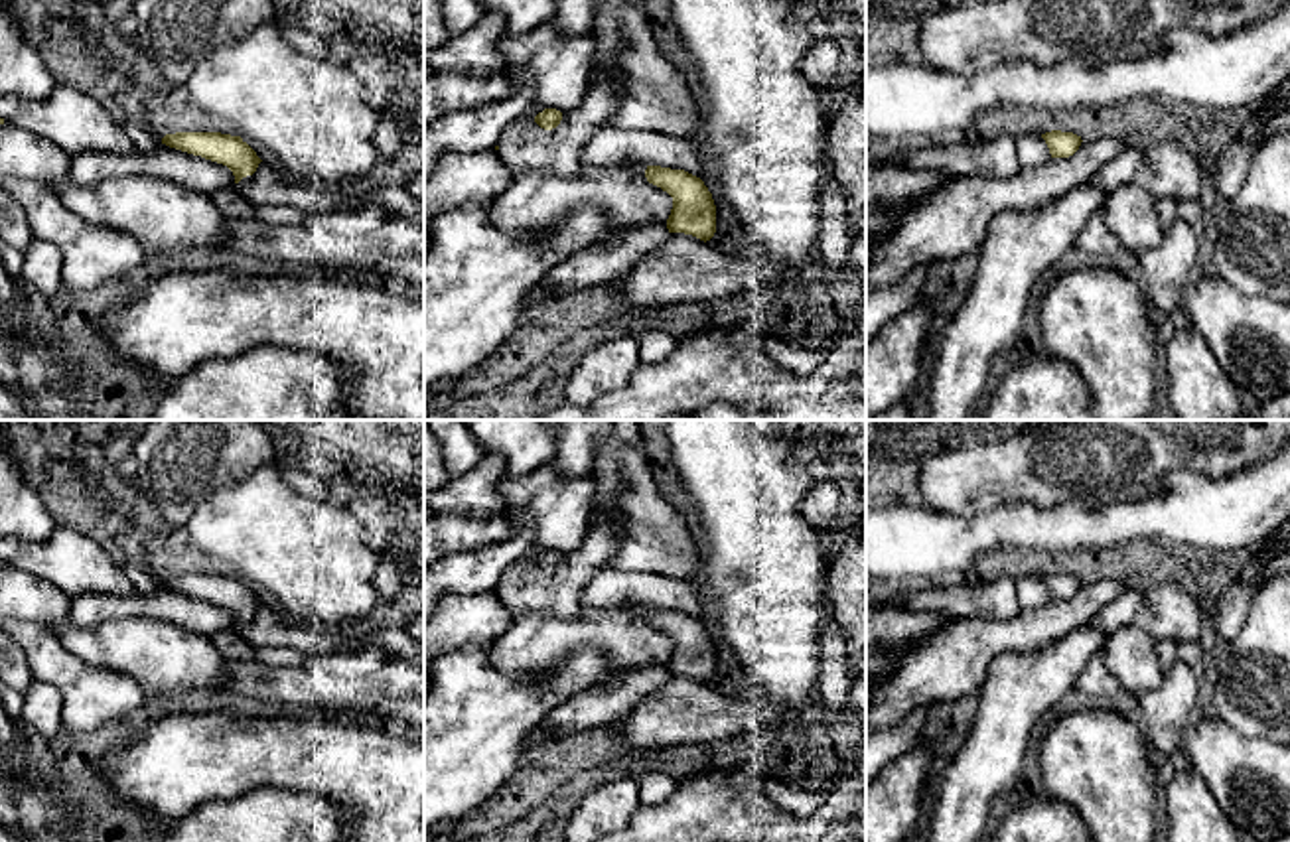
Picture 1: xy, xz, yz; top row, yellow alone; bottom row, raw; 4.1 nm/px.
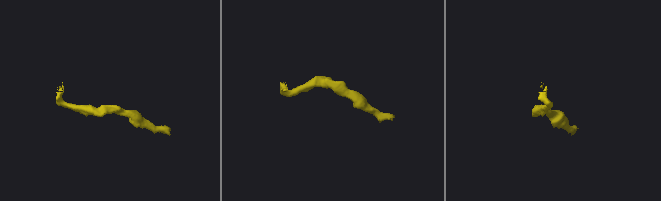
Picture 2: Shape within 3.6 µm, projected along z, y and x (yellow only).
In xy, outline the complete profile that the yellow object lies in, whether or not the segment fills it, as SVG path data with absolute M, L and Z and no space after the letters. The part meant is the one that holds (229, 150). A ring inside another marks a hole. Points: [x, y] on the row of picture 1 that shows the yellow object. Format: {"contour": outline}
{"contour": "M176 132L166 134L162 144L227 166L235 183L252 175L262 162L241 136L221 132Z"}

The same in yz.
{"contour": "M1061 130L1045 132L1041 138L1045 140L1051 158L1069 158L1079 150L1083 142L1081 136Z"}

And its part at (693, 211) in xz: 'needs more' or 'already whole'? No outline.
already whole

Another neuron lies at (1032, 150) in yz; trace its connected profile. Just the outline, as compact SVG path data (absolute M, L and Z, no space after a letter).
M1024 134L1016 138L1018 162L1022 168L1038 168L1049 162L1051 154L1041 136Z

